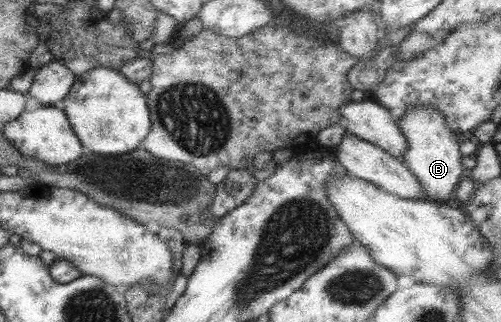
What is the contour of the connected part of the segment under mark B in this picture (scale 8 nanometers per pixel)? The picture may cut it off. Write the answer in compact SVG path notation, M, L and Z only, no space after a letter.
M432 105L411 106L397 120L399 129L407 141L407 149L403 152L401 159L404 160L409 171L415 174L417 181L421 182L426 199L447 203L454 197L463 177L468 174L461 165L459 135L445 124L445 116Z

